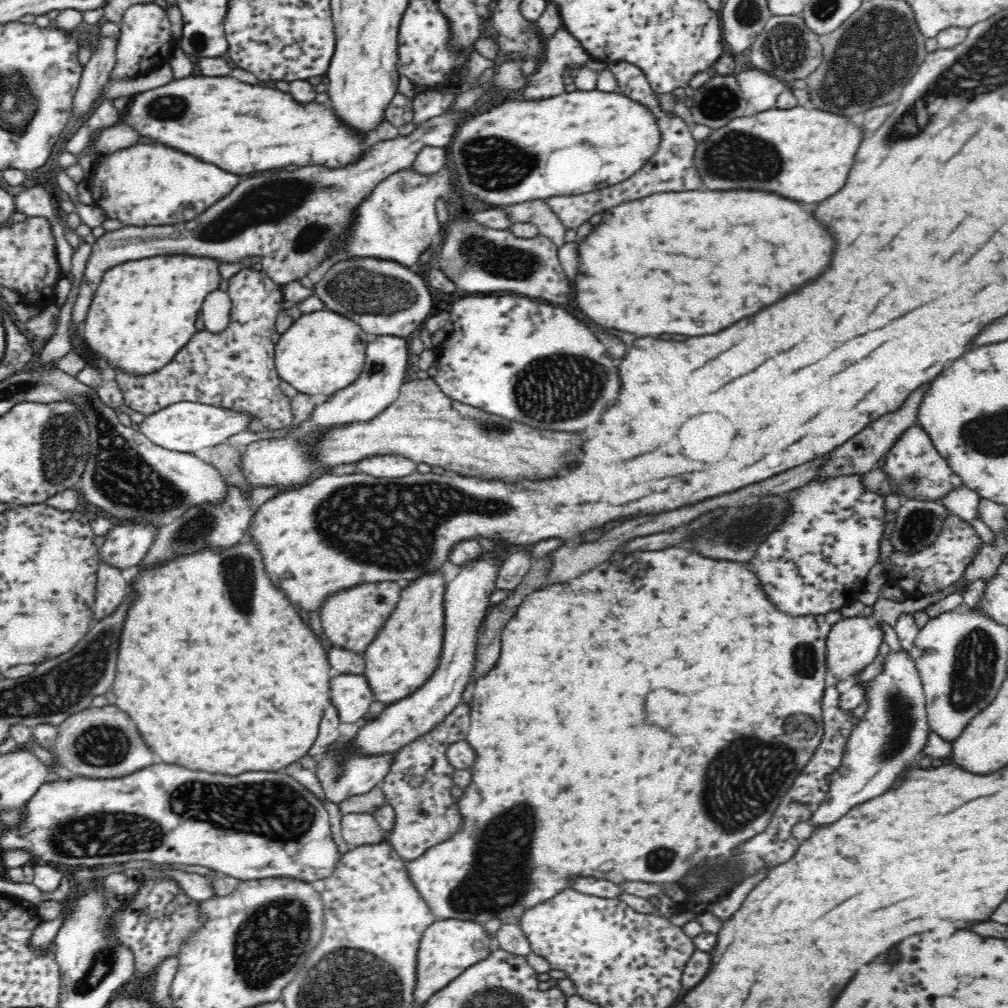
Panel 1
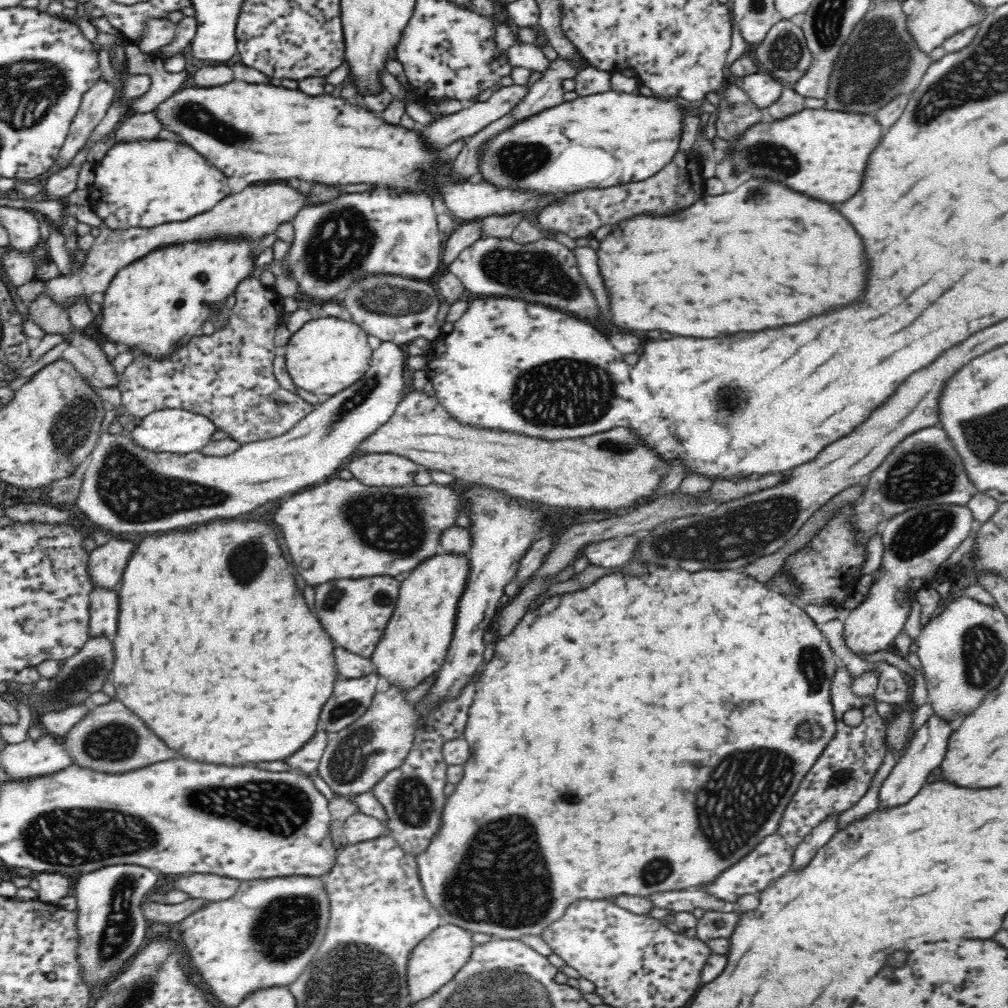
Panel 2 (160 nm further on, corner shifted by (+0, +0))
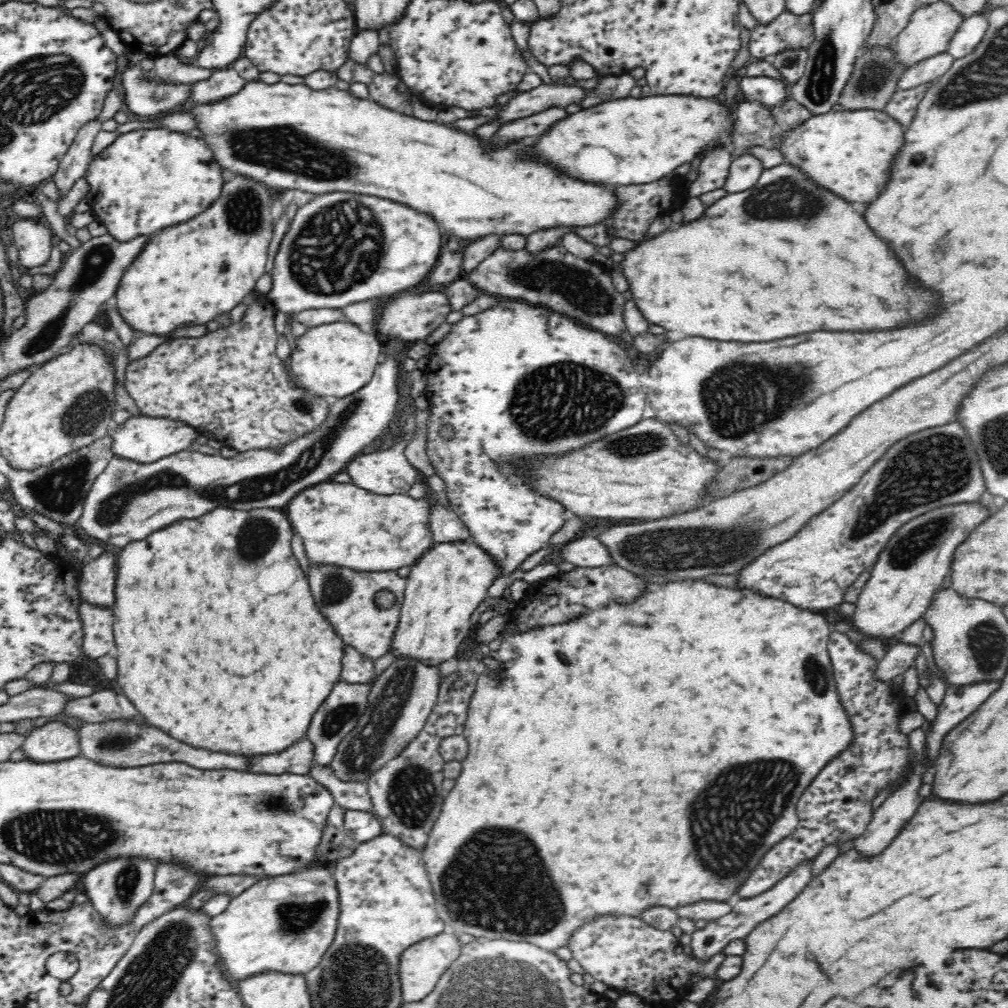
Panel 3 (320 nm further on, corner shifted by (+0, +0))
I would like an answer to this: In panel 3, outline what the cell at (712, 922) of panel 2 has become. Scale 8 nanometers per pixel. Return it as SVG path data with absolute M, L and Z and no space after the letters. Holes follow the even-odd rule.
M802 863L796 867L788 876L785 876L777 882L772 888L762 892L758 896L753 896L747 899L739 898L733 902L732 912L726 914L718 920L709 922L706 927L701 930L694 931L691 936L692 957L708 962L716 953L722 952L723 948L731 941L738 938L745 939L760 923L766 919L776 916L784 907L787 907L792 900L801 894L802 890L807 887L811 881L810 863Z

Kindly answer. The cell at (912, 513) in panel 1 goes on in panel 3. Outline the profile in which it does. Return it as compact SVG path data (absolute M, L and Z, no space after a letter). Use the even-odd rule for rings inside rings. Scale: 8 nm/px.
M979 501L946 505L922 513L900 527L879 554L878 562L870 570L869 580L862 588L856 612L851 616L853 634L866 638L892 638L922 619L945 577L951 574L958 544L988 518L988 510Z

